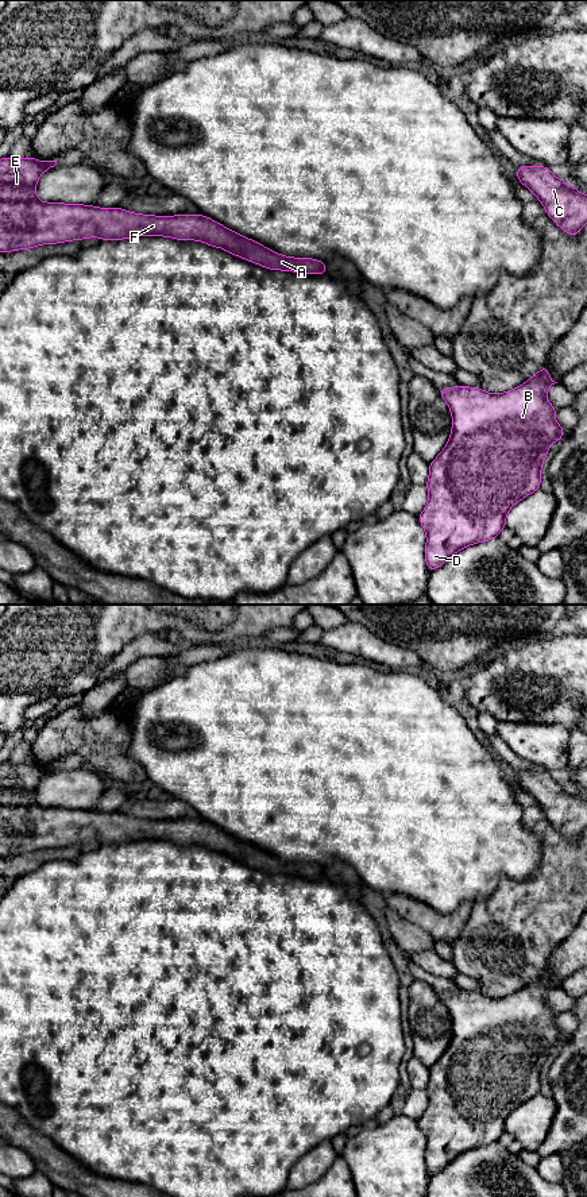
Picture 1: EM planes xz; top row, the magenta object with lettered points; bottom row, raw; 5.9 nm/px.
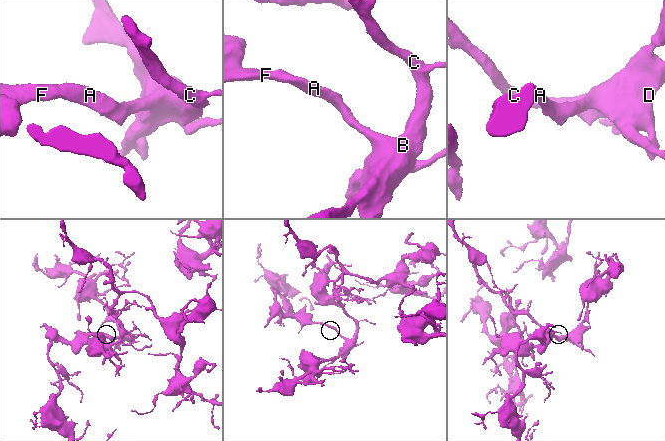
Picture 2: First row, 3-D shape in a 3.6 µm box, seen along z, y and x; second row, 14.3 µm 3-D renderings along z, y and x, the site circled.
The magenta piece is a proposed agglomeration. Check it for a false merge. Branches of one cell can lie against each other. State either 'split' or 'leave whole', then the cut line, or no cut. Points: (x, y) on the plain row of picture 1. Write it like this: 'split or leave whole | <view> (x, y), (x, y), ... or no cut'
leave whole | no cut

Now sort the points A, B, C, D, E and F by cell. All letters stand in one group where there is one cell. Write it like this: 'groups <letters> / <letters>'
groups A B C D E F

